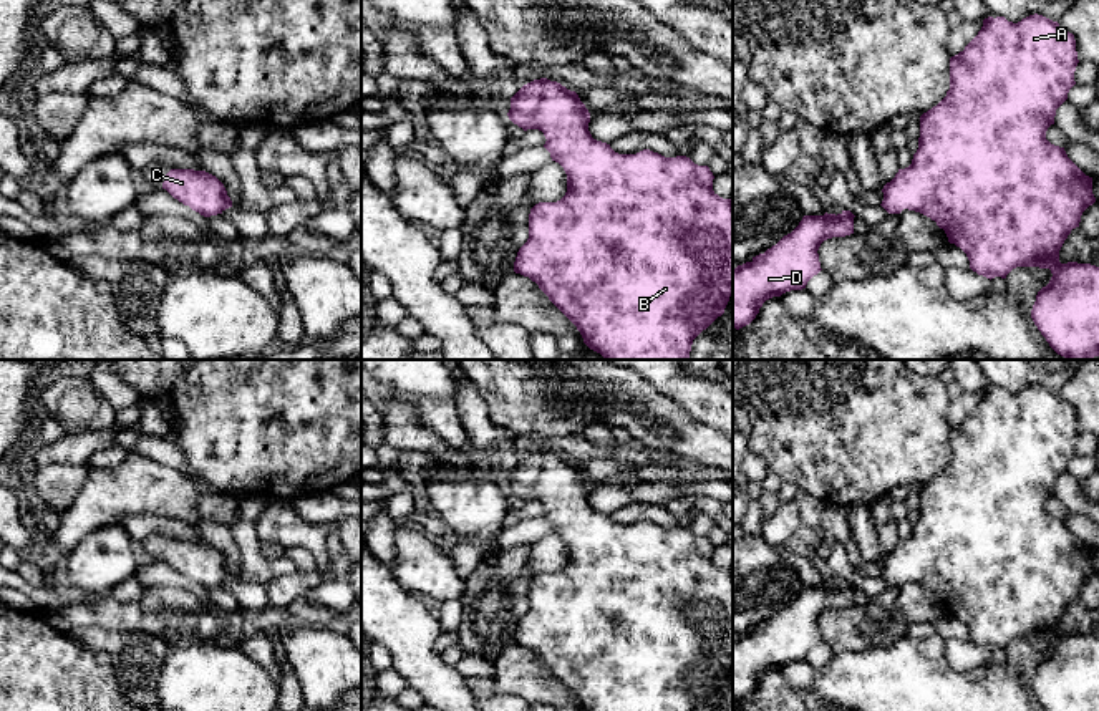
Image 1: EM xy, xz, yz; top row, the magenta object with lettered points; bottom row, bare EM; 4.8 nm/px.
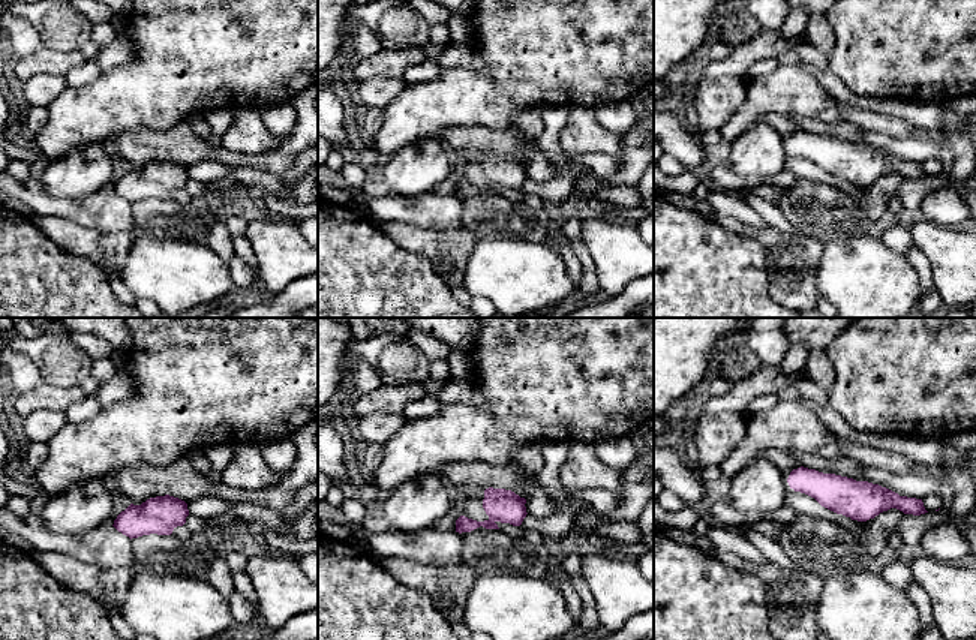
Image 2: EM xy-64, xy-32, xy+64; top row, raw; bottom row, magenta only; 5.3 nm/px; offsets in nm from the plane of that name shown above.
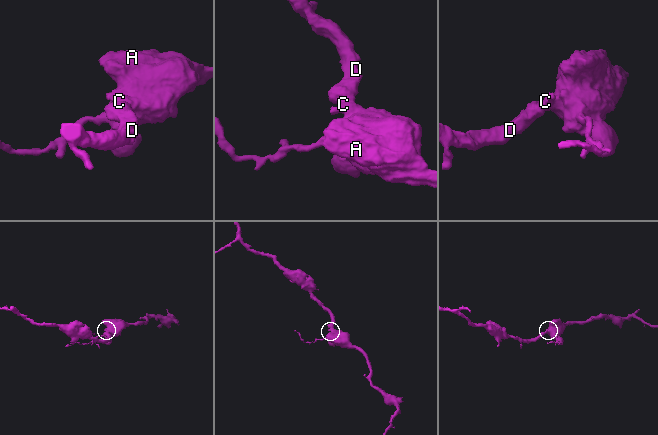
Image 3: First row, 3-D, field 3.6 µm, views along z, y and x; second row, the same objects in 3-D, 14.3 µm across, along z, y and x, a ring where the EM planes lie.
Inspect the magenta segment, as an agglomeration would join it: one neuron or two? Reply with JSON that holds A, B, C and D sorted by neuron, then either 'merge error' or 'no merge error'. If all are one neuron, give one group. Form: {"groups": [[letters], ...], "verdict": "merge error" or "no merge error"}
{"groups": [["A", "B", "C", "D"]], "verdict": "no merge error"}

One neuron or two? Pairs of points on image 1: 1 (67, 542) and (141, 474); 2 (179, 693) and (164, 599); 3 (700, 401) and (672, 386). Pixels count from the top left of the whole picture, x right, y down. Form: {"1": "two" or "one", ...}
{"1": "one", "2": "two", "3": "one"}

